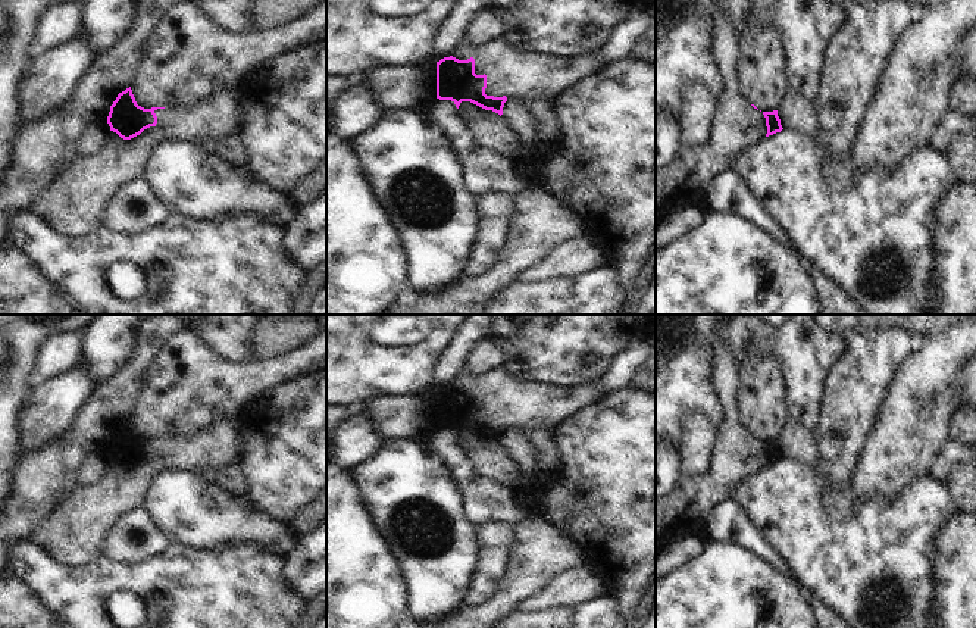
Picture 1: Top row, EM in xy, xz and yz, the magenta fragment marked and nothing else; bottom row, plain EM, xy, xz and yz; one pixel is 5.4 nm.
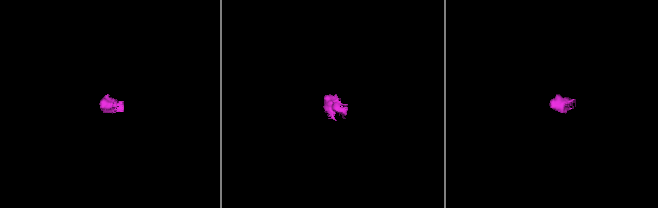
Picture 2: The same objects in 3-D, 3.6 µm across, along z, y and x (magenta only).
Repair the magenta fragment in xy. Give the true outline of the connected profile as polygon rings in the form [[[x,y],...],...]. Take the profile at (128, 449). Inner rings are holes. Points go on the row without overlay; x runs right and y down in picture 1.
[[[131,416],[119,422],[107,446],[110,463],[101,478],[91,485],[78,485],[63,502],[54,506],[38,524],[31,541],[51,559],[66,568],[82,568],[101,556],[101,546],[116,521],[141,507],[146,493],[163,471],[191,471],[209,466],[220,469],[228,463],[238,465],[241,449],[234,421],[220,421],[190,438],[151,437],[137,434]]]

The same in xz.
[[[501,366],[478,377],[460,371],[450,387],[437,391],[437,428],[451,429],[457,438],[462,431],[470,431],[501,446],[510,425],[551,431],[601,396],[601,378],[557,387],[514,379]]]

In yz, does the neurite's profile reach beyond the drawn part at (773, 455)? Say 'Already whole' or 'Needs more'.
Needs more.

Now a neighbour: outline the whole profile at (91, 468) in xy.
[[[90,452],[75,471],[78,485],[91,485],[101,478],[110,463],[109,453]]]

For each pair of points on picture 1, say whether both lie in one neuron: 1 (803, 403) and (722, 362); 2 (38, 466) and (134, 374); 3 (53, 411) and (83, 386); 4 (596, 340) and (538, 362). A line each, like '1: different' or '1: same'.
1: different
2: same
3: same
4: same

